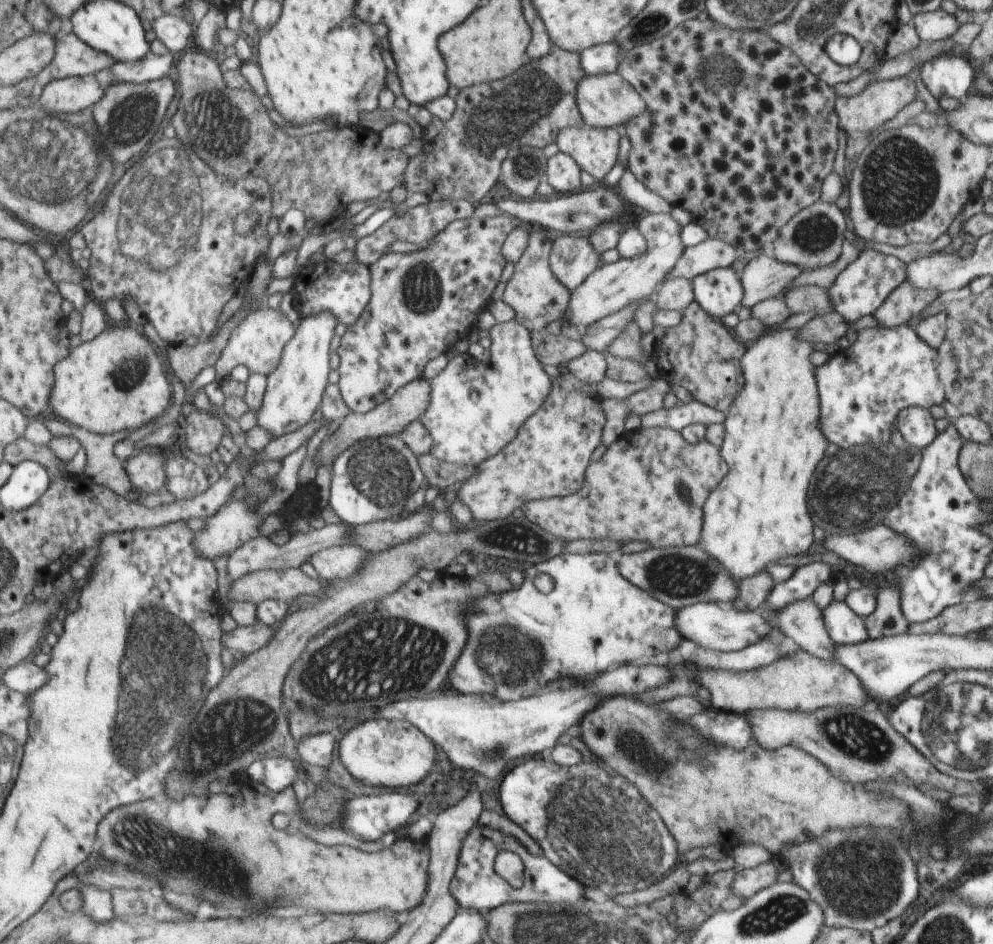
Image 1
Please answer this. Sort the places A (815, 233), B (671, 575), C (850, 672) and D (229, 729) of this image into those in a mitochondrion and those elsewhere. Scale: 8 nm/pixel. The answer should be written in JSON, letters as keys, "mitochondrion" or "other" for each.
{"A":"mitochondrion","B":"mitochondrion","C":"other","D":"mitochondrion"}

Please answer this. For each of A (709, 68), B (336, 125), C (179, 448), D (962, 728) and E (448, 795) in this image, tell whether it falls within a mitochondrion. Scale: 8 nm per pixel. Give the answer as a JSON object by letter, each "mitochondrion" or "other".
{"A":"mitochondrion","B":"other","C":"other","D":"mitochondrion","E":"other"}

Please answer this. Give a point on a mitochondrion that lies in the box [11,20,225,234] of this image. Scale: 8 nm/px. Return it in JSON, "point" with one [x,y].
{"point":[127,128]}

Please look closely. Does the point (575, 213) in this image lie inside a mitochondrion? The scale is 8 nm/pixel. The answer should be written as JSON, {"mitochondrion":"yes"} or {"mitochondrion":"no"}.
{"mitochondrion":"yes"}

